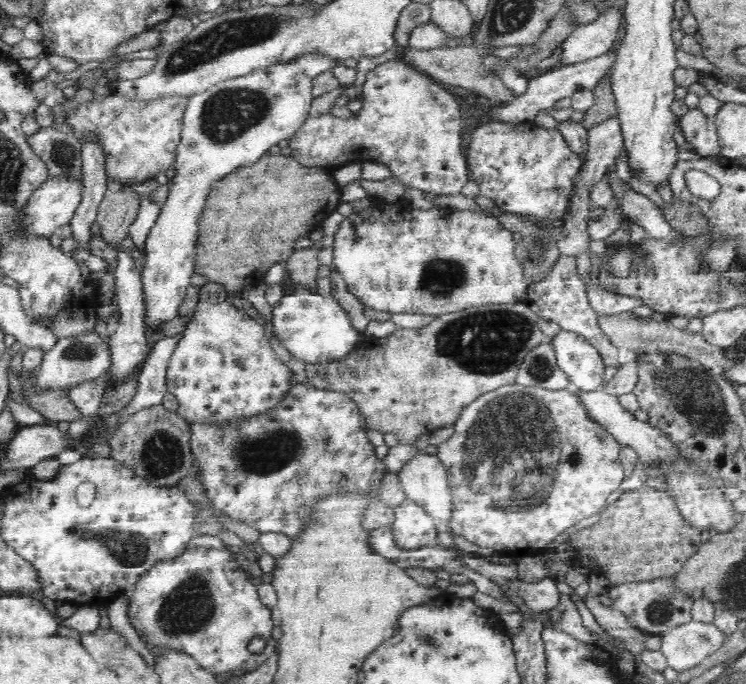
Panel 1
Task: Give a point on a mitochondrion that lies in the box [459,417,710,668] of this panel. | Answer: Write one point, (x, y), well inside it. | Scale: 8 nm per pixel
(660, 611)

